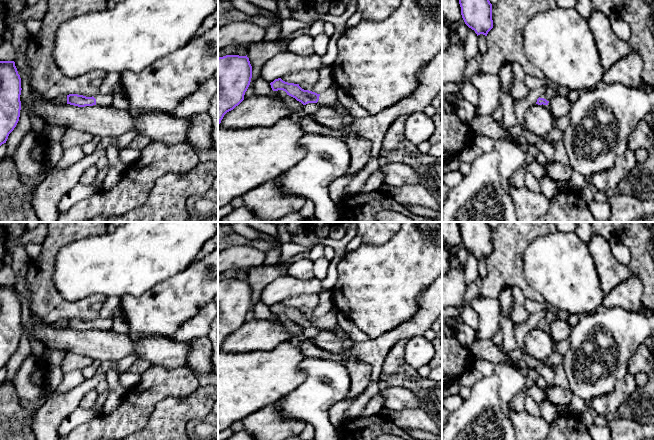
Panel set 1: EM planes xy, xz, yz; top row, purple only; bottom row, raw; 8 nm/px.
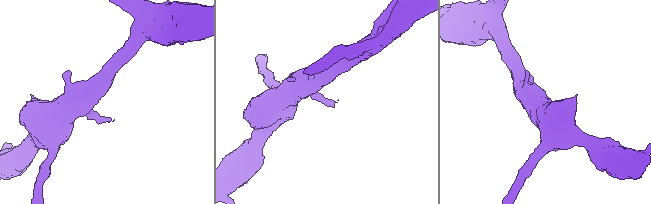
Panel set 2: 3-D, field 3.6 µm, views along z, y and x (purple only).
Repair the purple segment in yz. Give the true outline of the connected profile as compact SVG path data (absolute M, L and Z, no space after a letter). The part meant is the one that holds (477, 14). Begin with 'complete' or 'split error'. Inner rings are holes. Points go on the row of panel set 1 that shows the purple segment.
complete | M459 0L465 24L478 35L487 36L493 28L492 4L489 0Z

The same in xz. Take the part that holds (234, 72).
complete | M247 55L218 58L218 125L227 112L244 100L251 78L252 66Z

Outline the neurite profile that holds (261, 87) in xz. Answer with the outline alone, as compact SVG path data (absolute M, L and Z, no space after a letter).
M259 76L257 80L253 84L254 95L257 96L265 96L270 95L272 93L272 88L270 83L265 81Z

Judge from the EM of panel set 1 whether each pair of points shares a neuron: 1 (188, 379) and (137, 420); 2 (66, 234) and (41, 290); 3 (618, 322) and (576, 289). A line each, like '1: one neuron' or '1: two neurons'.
1: one neuron
2: one neuron
3: two neurons

